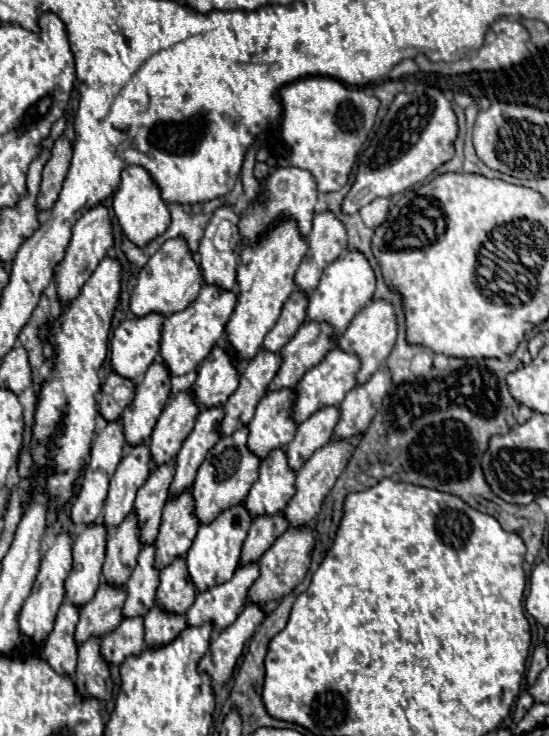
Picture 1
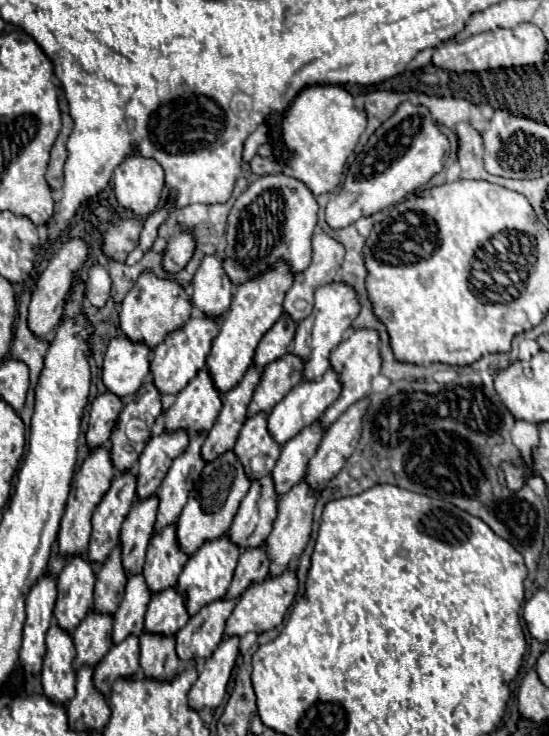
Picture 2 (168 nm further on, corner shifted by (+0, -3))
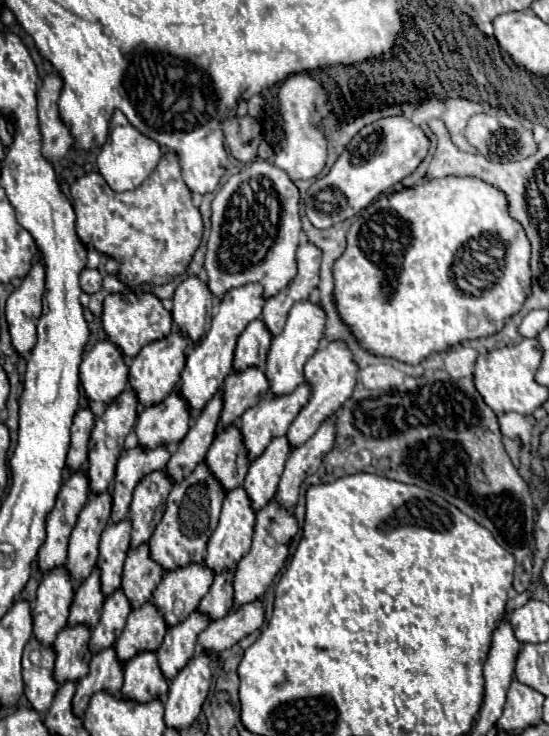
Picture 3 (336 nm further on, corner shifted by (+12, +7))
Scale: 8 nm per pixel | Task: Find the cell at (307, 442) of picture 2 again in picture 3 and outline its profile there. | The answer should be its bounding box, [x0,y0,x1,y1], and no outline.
[242,436,290,512]

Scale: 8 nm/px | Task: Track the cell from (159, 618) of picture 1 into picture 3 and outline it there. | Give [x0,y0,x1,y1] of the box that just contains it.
[124,652,168,700]

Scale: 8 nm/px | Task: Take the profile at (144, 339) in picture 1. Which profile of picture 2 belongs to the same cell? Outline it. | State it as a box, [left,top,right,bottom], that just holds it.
[102,336,150,398]

